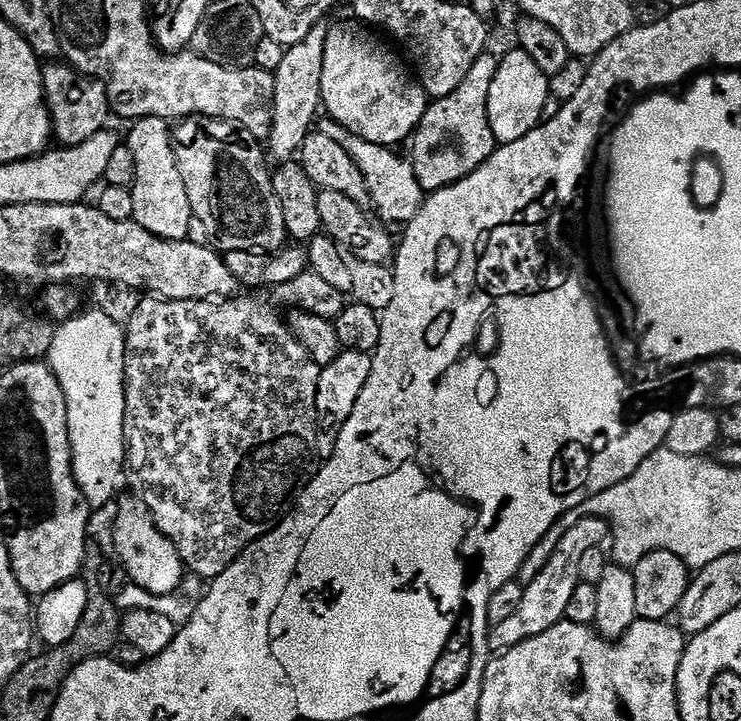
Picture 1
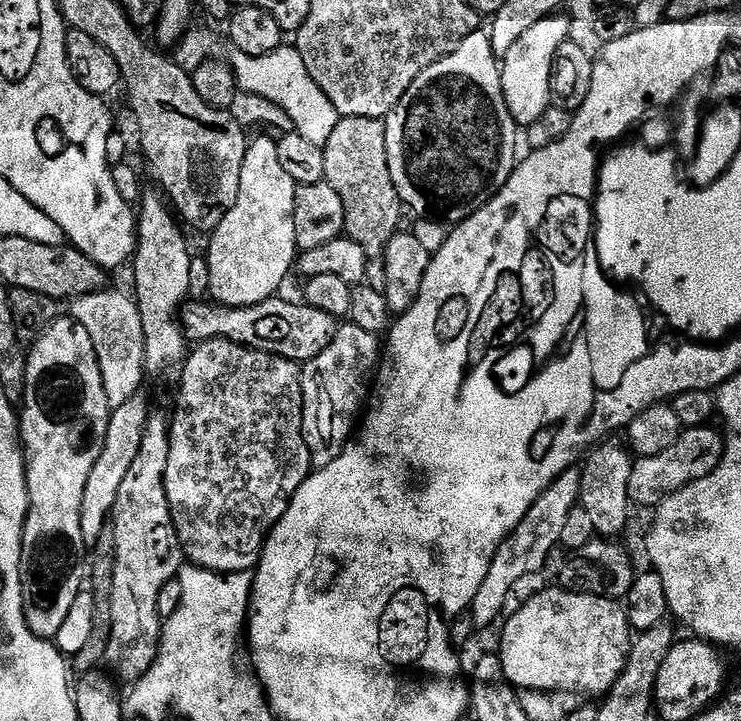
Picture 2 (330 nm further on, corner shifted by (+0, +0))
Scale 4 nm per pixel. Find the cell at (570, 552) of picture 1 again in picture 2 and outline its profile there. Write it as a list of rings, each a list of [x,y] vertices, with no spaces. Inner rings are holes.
[[[712,426],[703,428],[684,428],[680,433],[678,442],[670,446],[670,450],[662,450],[662,454],[653,456],[641,456],[633,463],[630,470],[630,498],[632,504],[641,504],[649,510],[663,504],[667,496],[673,496],[679,488],[686,484],[692,484],[698,478],[706,478],[719,466],[724,453],[725,437],[720,436],[712,429]]]

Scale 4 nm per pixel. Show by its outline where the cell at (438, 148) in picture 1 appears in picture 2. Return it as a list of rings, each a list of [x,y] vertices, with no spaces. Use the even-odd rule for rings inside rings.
[[[484,30],[471,32],[458,46],[458,50],[454,50],[446,58],[434,62],[434,66],[426,66],[426,70],[422,70],[422,74],[418,74],[418,78],[414,78],[410,90],[406,90],[406,94],[402,94],[398,106],[394,106],[392,113],[384,120],[386,126],[386,158],[390,162],[390,178],[394,178],[394,186],[398,190],[401,201],[407,207],[409,204],[416,211],[415,215],[417,217],[428,217],[431,220],[443,221],[448,226],[461,224],[466,218],[473,216],[482,206],[486,206],[492,201],[492,197],[499,192],[501,186],[512,177],[512,171],[518,163],[518,155],[516,156],[515,150],[512,149],[512,128],[514,129],[514,124],[508,115],[506,98],[502,90],[501,67],[501,61],[492,48],[491,35]]]

